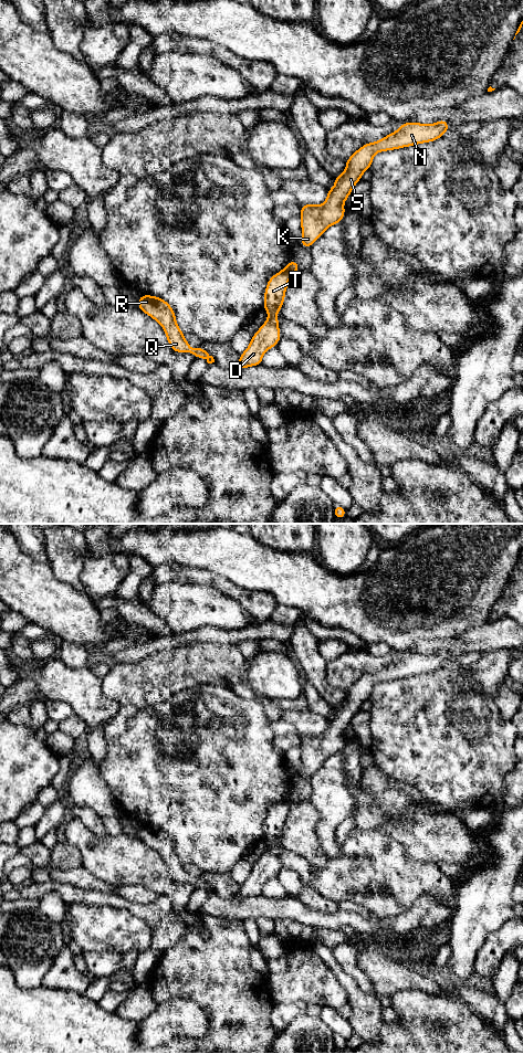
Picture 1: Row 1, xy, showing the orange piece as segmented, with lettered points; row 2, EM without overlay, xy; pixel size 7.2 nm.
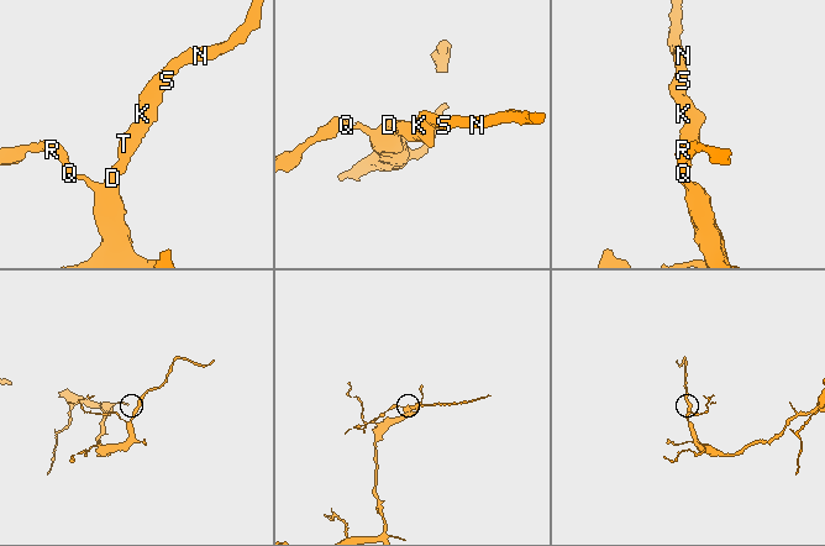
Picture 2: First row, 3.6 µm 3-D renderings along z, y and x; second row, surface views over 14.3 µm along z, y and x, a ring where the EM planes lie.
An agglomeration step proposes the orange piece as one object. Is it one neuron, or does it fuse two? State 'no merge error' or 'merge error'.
no merge error

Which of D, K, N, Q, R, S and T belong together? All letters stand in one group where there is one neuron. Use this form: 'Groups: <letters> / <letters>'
Groups: D K N Q R S T

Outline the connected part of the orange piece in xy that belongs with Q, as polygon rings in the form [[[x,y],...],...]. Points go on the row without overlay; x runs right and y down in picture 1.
[[[140,825],[138,839],[163,856],[171,881],[176,883],[190,883],[195,888],[205,888],[208,894],[215,893],[213,887],[202,877],[192,879],[188,875],[185,865],[176,853],[176,845],[166,831],[151,825]]]

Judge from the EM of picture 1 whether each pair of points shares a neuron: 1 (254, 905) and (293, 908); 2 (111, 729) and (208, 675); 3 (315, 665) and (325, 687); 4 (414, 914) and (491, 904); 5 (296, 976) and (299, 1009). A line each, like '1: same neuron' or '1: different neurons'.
1: same neuron
2: same neuron
3: same neuron
4: different neurons
5: different neurons

